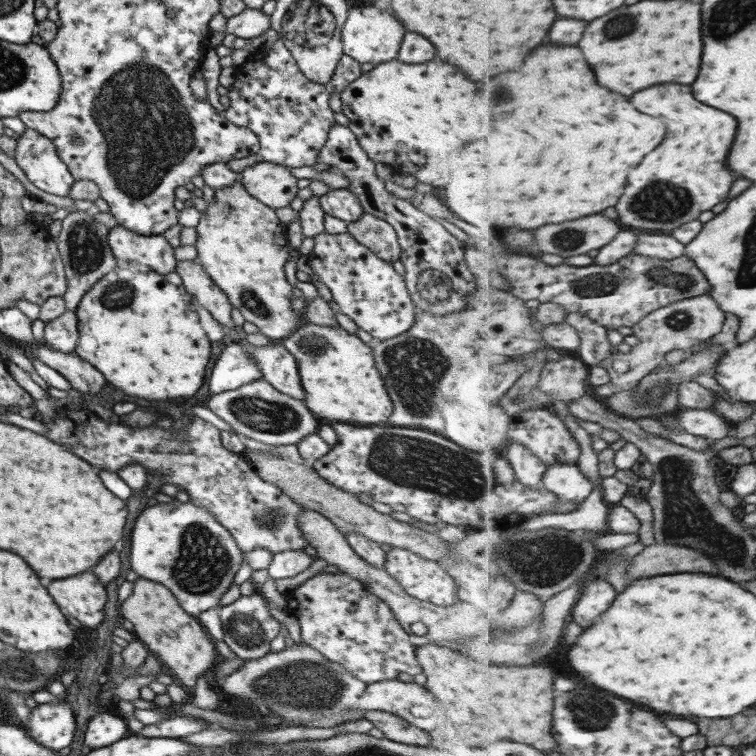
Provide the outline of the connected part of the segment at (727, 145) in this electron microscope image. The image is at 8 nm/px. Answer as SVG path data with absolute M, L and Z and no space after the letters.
M659 84L637 92L631 100L635 100L639 112L661 118L669 132L667 144L651 152L651 156L631 172L627 192L617 204L621 222L635 228L671 232L685 222L697 220L701 212L725 202L737 178L727 168L727 156L735 142L739 122L731 114L695 100L691 86L683 84Z

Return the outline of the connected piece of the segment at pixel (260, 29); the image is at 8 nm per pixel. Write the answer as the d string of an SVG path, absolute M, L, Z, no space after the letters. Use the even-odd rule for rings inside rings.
M249 8L243 9L239 14L226 18L224 34L245 40L260 36L270 28L270 18L268 14L260 10Z

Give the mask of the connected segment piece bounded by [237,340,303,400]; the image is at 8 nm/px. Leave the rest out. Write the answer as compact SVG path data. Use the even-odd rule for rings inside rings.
M239 341L246 353L256 362L261 371L262 378L271 384L278 392L297 400L303 400L303 388L299 384L300 376L297 374L295 359L286 351L280 341L272 345L257 347Z

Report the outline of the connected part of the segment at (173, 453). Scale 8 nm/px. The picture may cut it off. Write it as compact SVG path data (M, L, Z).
M63 408L55 410L53 417L43 419L37 418L41 424L47 428L45 436L53 442L61 445L68 452L73 452L75 456L85 460L96 470L105 469L115 473L127 463L140 464L146 471L159 476L164 484L174 484L179 486L189 495L189 503L193 503L199 508L204 508L219 522L223 528L230 532L237 548L244 554L254 548L264 548L269 552L283 552L286 550L303 551L308 542L304 539L297 525L297 514L300 507L290 499L284 492L281 492L274 484L261 480L254 468L242 455L227 451L220 444L220 430L217 427L203 422L199 418L189 419L189 424L183 429L183 433L171 433L169 429L159 429L149 425L141 429L129 428L128 426L116 424L105 424L104 420L86 410L70 410Z

